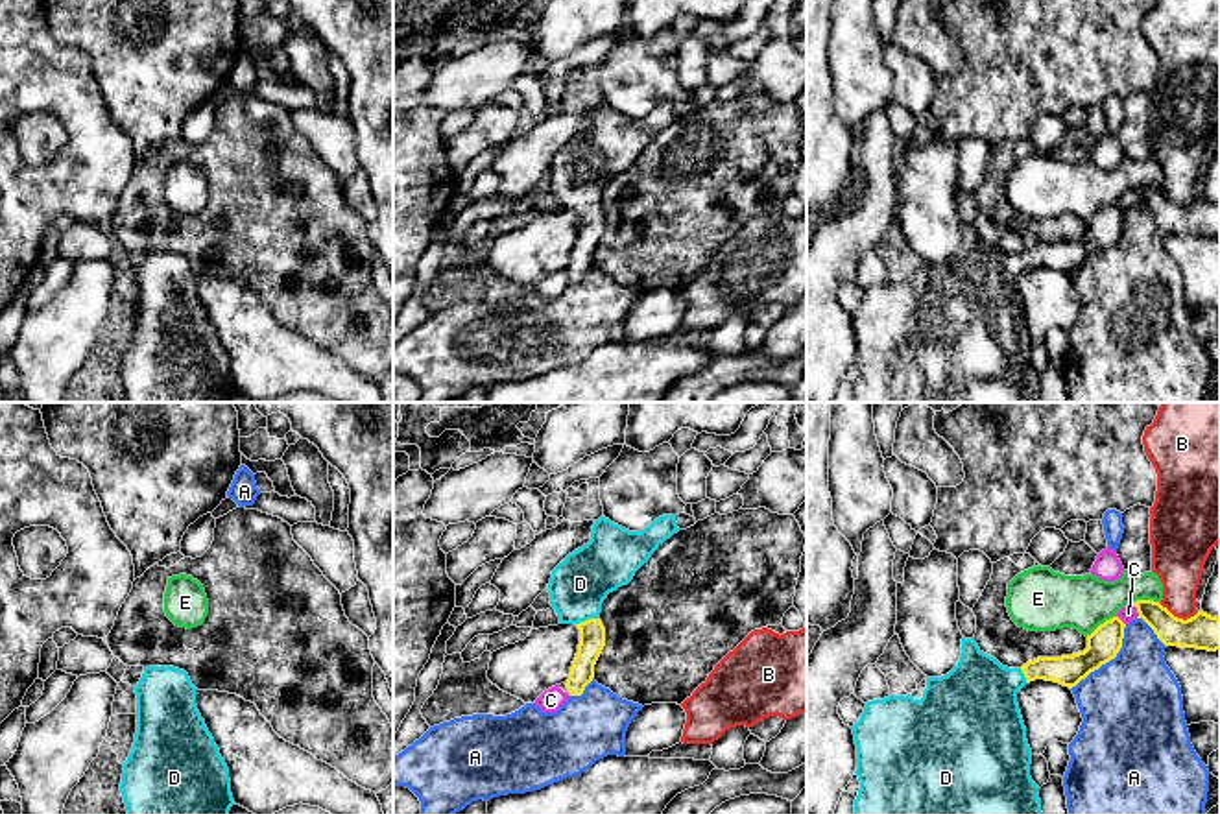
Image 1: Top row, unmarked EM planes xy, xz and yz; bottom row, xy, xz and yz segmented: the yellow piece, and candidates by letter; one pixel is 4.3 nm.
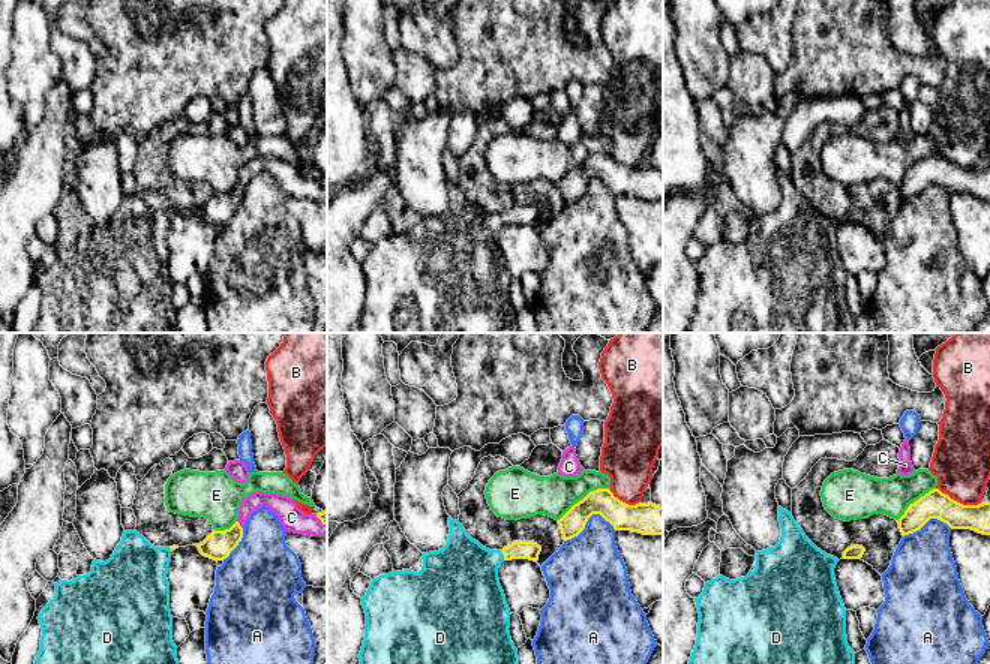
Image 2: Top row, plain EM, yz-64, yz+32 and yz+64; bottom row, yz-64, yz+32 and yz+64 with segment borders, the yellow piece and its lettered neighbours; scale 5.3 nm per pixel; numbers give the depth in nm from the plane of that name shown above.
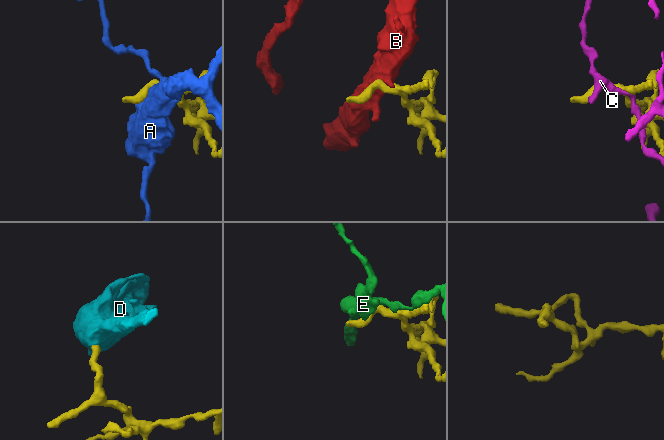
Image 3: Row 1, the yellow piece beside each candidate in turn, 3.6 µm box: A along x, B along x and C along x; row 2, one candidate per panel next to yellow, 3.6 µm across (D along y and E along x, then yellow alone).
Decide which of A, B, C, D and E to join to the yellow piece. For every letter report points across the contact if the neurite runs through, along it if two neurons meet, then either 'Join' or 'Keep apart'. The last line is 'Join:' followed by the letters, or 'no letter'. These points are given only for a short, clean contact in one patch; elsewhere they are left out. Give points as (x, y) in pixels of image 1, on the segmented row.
A: Keep apart
B: Boundary: yz (1160, 604), (1184, 619), (1198, 611). Keep apart
C: Keep apart
D: Path across: xz (591, 632), (589, 619), (580, 604), (580, 584). Join
E: Keep apart
Join: D

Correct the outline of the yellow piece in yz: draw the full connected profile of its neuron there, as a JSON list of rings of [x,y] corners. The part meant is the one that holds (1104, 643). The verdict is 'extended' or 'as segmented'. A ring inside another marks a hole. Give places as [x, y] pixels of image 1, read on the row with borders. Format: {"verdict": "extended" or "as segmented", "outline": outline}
{"verdict": "extended", "outline": [[[1113,616],[1087,635],[1083,652],[1061,657],[1037,657],[1021,668],[1002,666],[984,653],[975,639],[962,639],[958,664],[941,677],[927,677],[921,700],[888,696],[867,701],[860,720],[851,727],[856,744],[856,775],[860,790],[855,814],[1043,814],[1039,786],[1030,777],[1032,749],[1019,711],[1017,692],[1030,681],[1045,679],[1076,687],[1091,672],[1117,657],[1126,624]]]}

